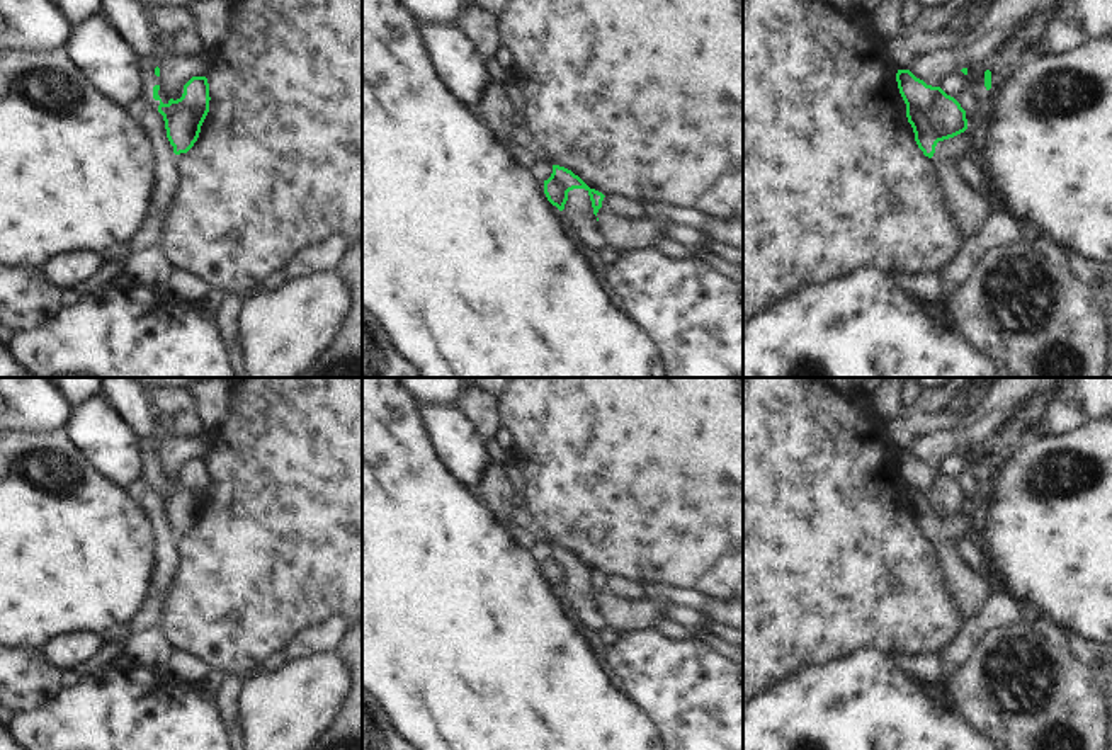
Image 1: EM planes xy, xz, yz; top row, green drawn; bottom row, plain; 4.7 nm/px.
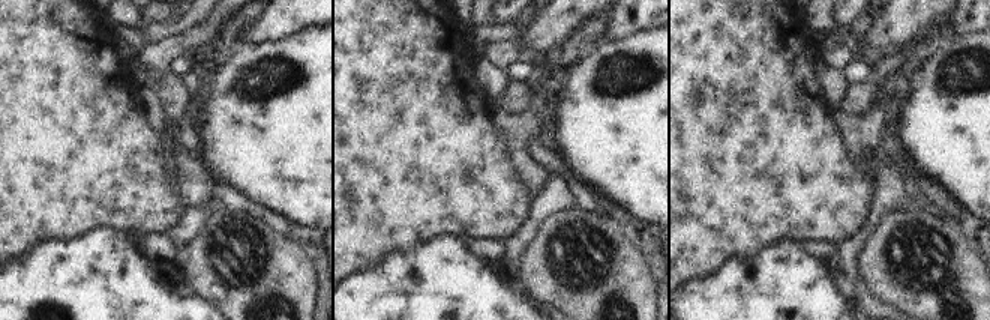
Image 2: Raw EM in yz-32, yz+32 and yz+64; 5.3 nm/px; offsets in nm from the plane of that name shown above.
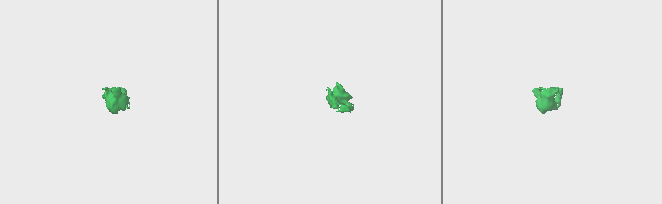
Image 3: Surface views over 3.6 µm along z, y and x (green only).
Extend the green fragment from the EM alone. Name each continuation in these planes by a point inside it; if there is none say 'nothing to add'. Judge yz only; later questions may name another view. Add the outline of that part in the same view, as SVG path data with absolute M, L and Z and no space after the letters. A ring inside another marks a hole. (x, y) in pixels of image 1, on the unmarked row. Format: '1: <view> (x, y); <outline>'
nothing to add

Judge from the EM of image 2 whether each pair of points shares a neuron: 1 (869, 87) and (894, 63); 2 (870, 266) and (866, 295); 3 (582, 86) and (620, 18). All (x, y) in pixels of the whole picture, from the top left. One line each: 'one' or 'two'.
1: one
2: two
3: two

